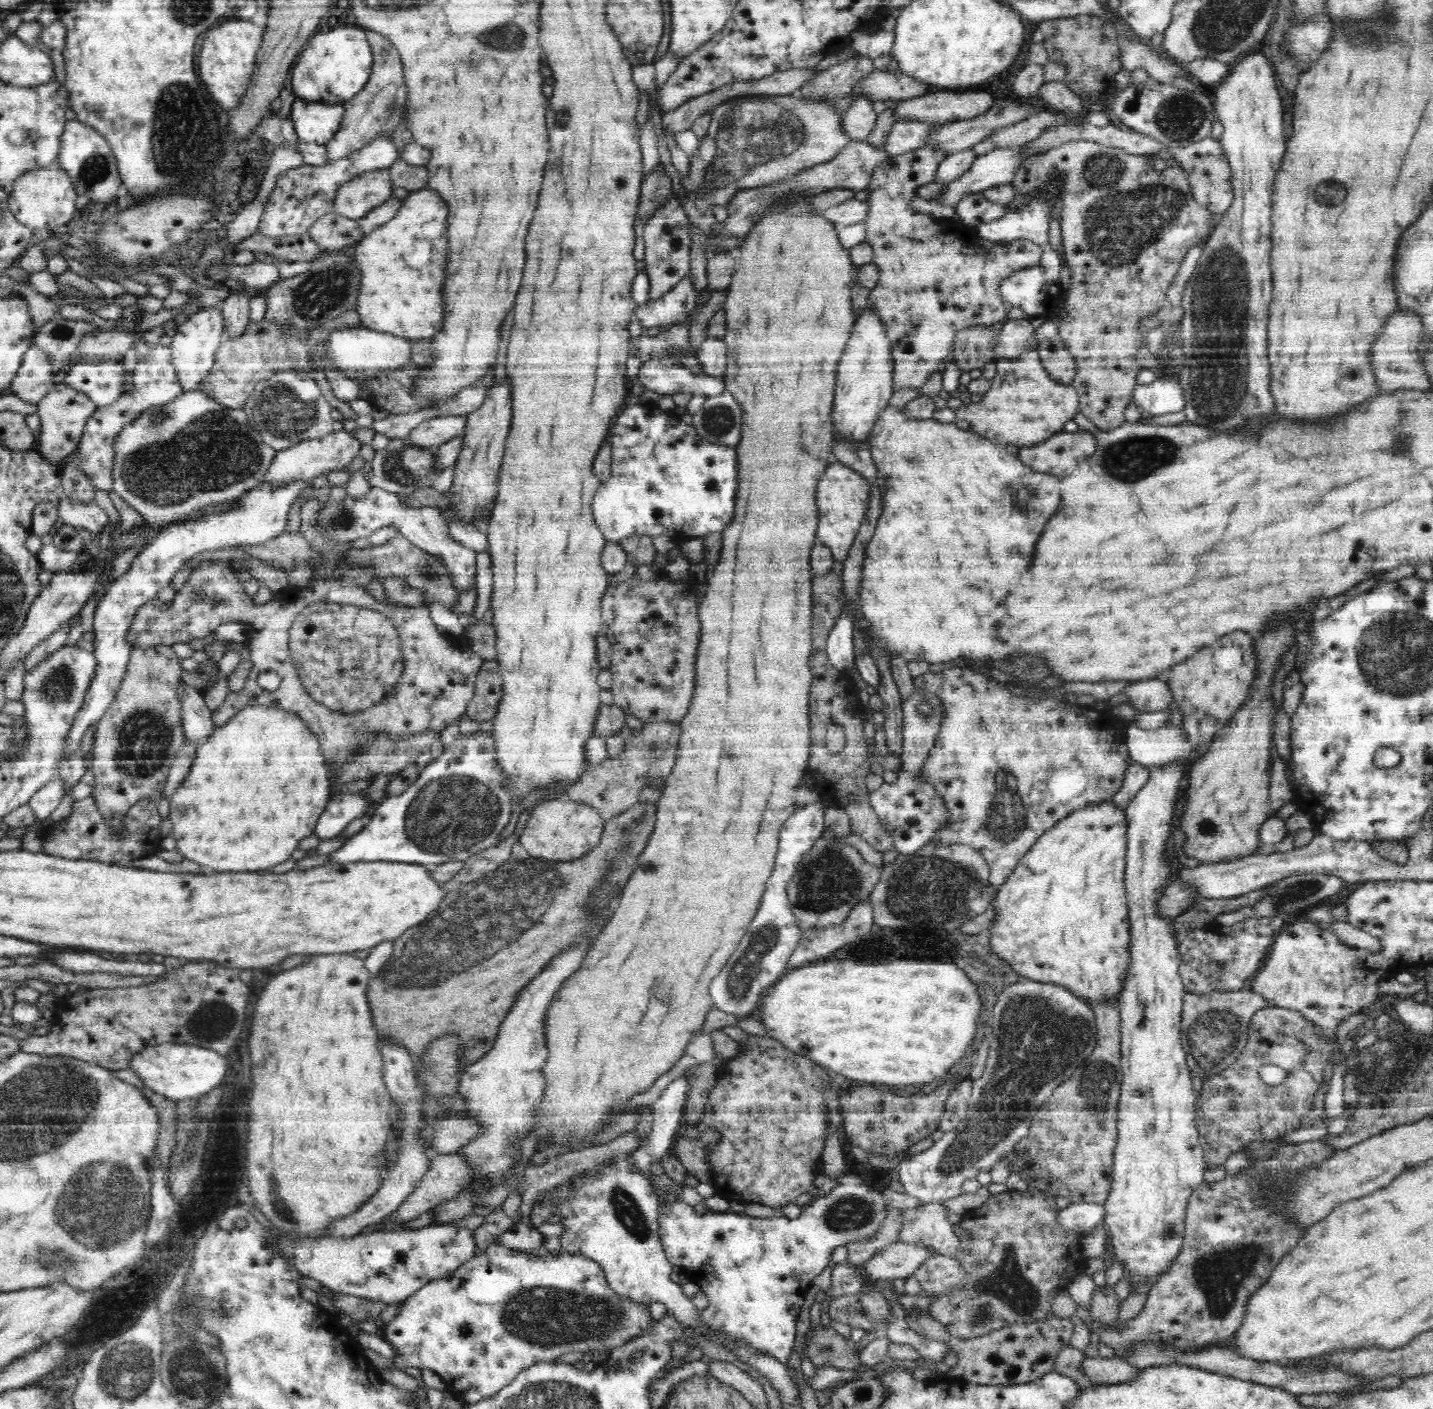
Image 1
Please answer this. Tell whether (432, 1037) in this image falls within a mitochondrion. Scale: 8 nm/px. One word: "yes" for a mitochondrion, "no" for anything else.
no

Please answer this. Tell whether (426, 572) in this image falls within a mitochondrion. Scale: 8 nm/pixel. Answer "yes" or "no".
yes

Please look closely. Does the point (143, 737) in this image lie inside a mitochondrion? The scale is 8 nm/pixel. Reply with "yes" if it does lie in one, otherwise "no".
yes

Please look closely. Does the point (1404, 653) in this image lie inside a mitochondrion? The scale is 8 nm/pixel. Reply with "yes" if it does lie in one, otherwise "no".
yes

